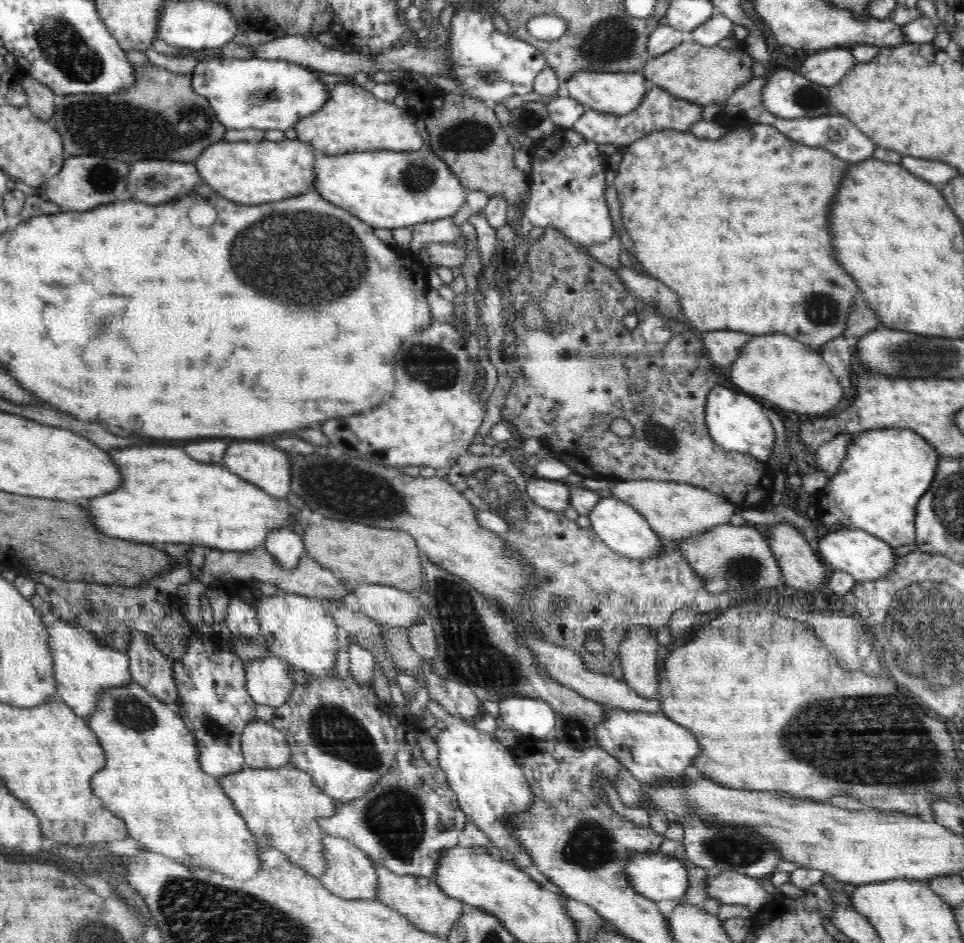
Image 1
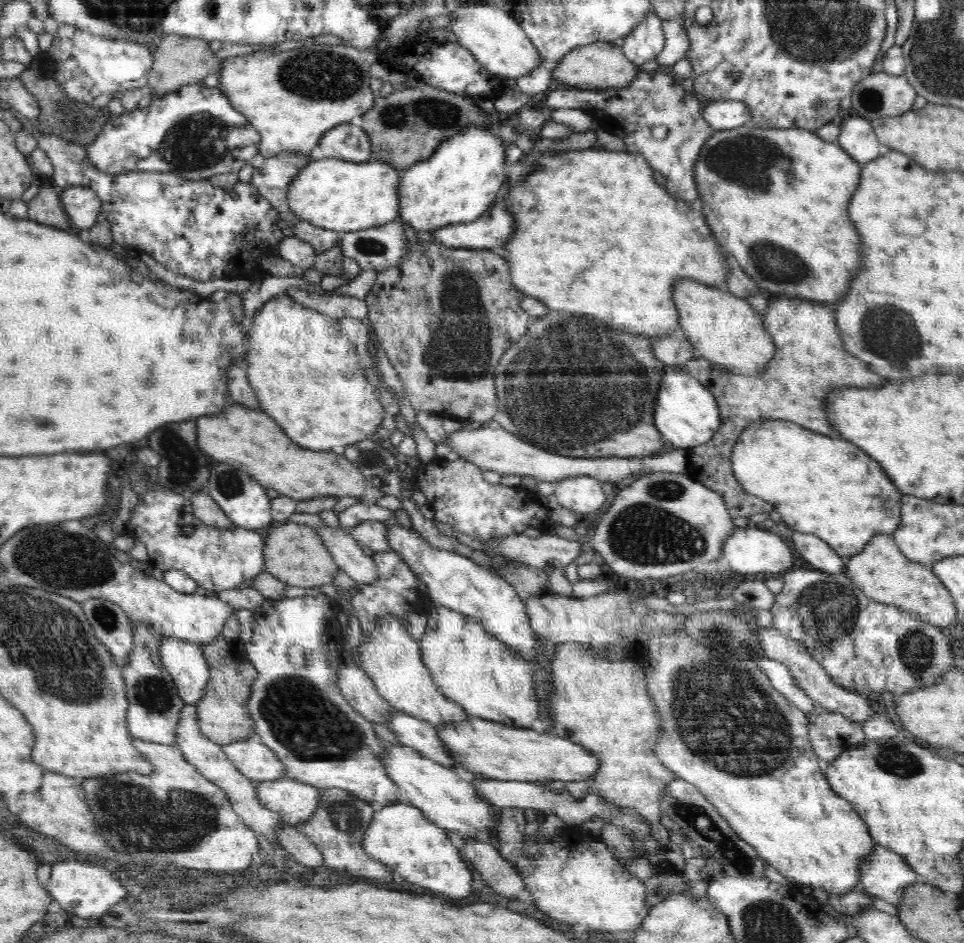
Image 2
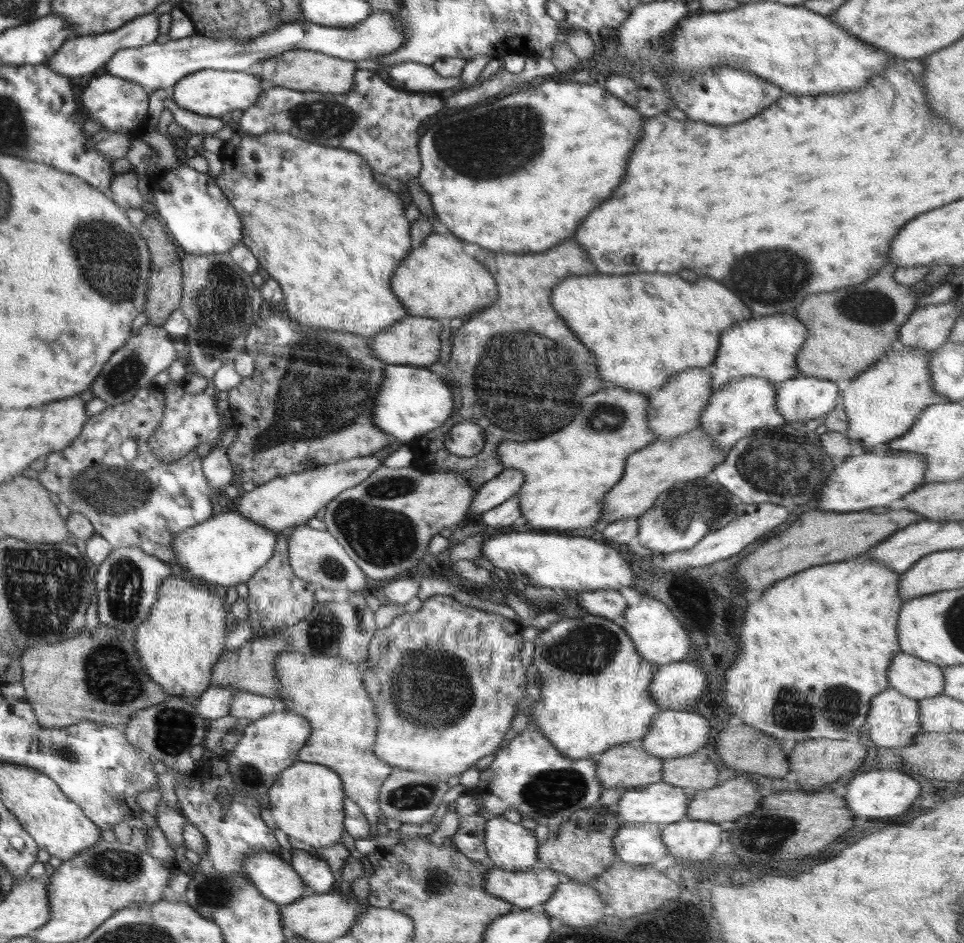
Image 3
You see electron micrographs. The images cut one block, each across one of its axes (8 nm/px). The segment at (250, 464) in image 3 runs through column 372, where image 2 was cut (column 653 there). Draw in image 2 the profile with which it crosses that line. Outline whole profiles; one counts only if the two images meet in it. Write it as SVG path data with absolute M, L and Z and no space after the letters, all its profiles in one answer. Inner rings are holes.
M550 311L545 317L533 320L530 330L518 342L509 345L500 357L495 376L500 404L492 420L520 440L545 451L560 452L562 456L631 458L659 454L664 448L664 438L656 428L653 416L666 364L652 353L652 338L618 332L590 316L568 314ZM628 354L638 354L638 368L608 368L608 364L628 364Z

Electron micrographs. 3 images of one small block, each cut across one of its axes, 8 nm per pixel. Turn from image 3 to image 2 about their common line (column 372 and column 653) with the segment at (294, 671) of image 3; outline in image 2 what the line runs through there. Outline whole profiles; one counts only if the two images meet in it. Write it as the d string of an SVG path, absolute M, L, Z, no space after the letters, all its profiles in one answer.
M577 642L558 644L550 666L552 692L548 698L548 712L554 722L556 734L583 746L599 760L598 772L589 780L589 793L599 794L606 802L624 808L635 808L650 824L651 835L666 847L669 833L660 823L661 794L676 776L655 755L654 746L661 730L661 720L656 712L656 703L647 693L646 676L638 659L608 660L595 652L591 646Z

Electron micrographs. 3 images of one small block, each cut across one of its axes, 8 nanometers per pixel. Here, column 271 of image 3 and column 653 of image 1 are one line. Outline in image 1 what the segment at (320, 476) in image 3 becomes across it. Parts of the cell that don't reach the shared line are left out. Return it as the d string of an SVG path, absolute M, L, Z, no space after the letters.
M624 480L612 484L604 494L633 506L670 545L676 545L680 540L692 540L714 527L728 523L736 507L724 497L704 488L666 480Z

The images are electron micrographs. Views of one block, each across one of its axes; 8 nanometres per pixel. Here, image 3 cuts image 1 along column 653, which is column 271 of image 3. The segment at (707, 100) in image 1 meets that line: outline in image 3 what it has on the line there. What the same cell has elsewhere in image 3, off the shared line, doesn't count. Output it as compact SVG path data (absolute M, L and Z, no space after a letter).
M304 49L289 50L262 60L262 72L258 75L262 81L274 87L290 88L301 92L320 92L329 94L345 94L354 87L354 76L358 66L356 61L344 60L328 56L320 51Z

